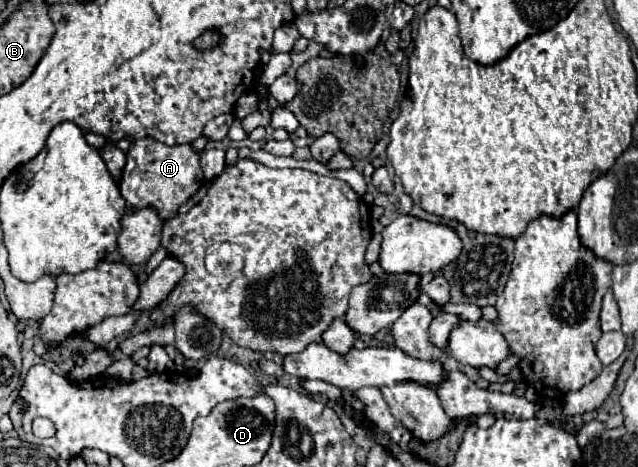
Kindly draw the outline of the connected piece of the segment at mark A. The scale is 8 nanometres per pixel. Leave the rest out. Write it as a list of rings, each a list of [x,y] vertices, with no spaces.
[[[152,137],[132,141],[126,153],[126,165],[120,177],[120,193],[126,199],[130,211],[140,211],[152,207],[162,221],[174,217],[204,183],[204,173],[200,167],[200,153],[192,145],[164,145]]]

